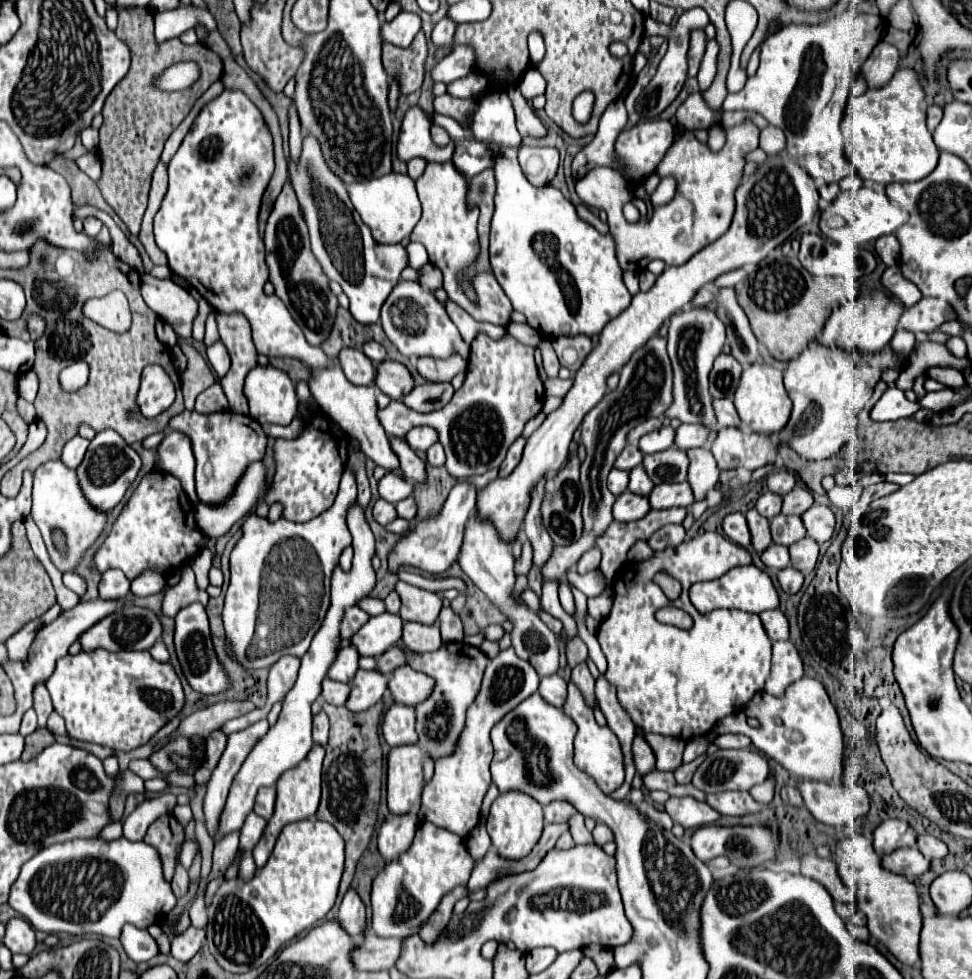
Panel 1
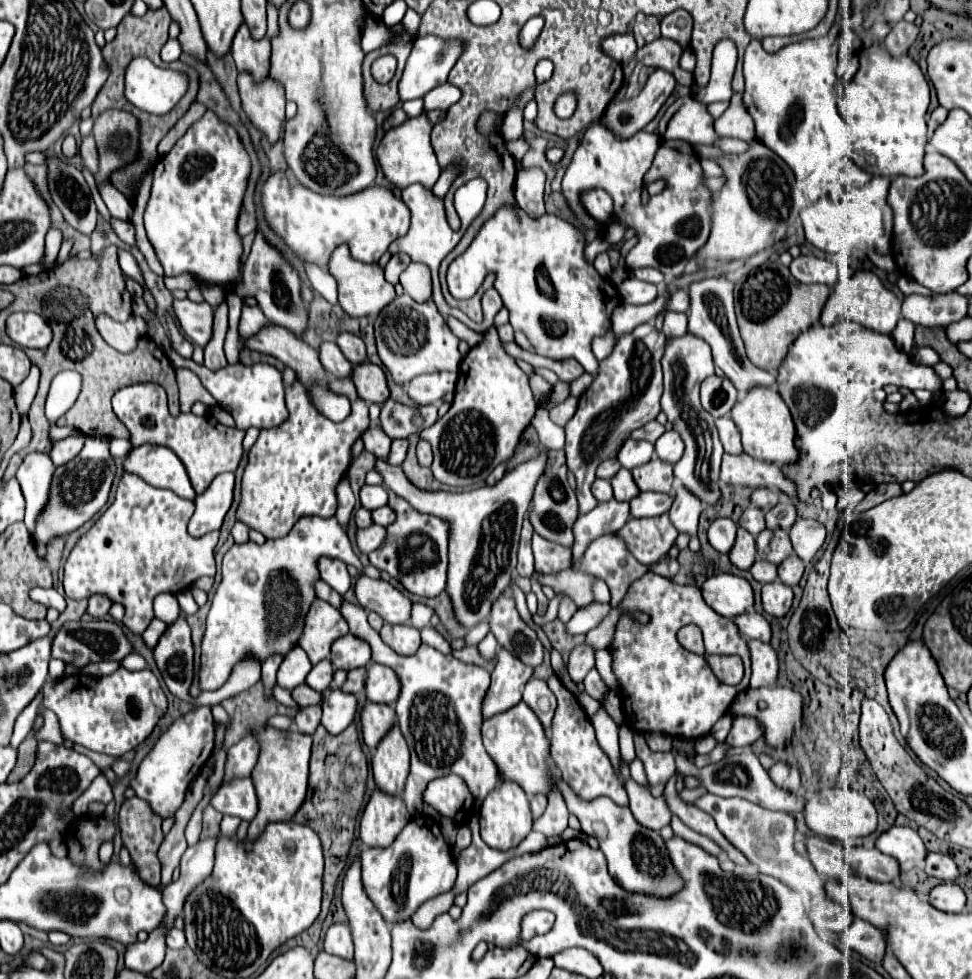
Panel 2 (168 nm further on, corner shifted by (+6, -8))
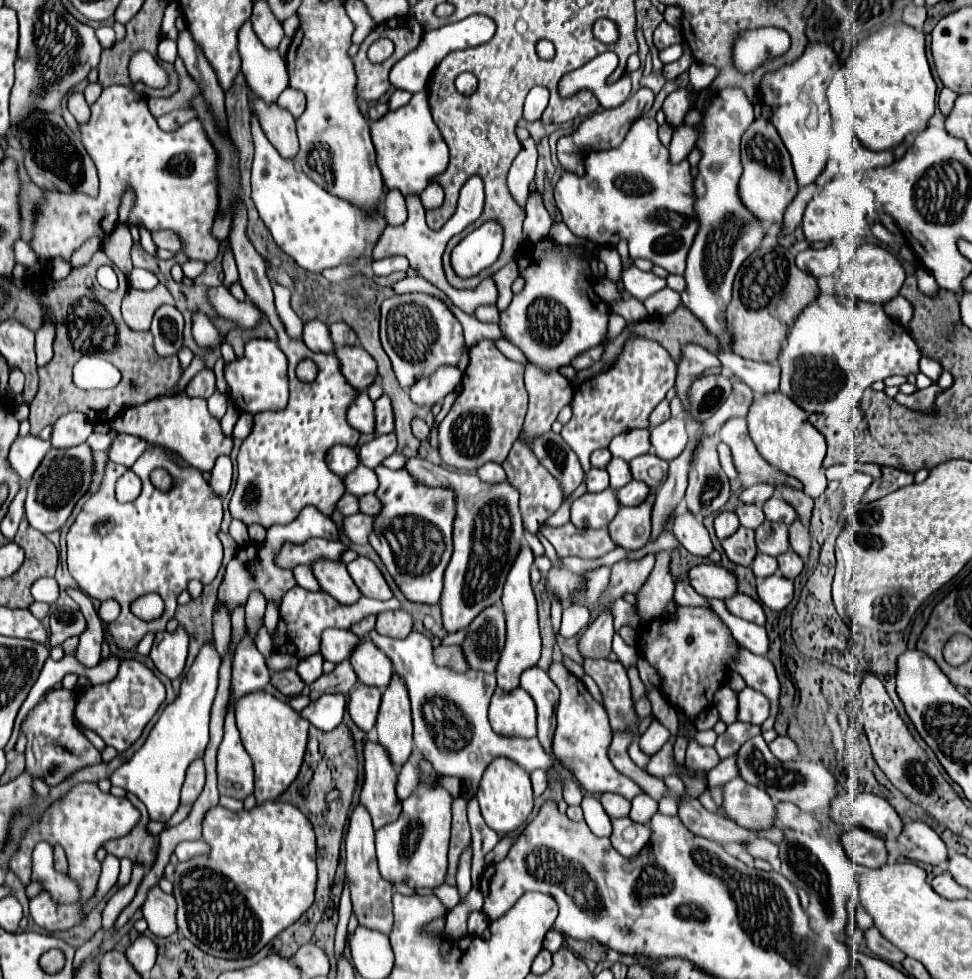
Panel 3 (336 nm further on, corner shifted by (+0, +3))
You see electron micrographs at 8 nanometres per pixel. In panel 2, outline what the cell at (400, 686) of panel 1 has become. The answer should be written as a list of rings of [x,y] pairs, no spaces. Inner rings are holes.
[[[370,661],[366,665],[366,697],[374,703],[394,703],[400,695],[400,681],[396,673],[384,665]]]

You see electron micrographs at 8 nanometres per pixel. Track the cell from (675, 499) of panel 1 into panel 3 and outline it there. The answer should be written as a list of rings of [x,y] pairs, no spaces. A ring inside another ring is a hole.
[[[632,480],[630,484],[618,490],[618,500],[622,506],[636,506],[636,504],[642,504],[650,494],[654,494],[654,490],[648,484]]]

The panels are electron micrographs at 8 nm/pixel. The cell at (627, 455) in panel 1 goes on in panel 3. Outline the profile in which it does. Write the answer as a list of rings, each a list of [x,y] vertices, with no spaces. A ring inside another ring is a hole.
[[[604,448],[604,450],[594,452],[594,454],[590,456],[590,462],[592,462],[592,466],[594,466],[594,468],[606,468],[606,464],[610,462],[610,458],[612,458],[612,454]]]

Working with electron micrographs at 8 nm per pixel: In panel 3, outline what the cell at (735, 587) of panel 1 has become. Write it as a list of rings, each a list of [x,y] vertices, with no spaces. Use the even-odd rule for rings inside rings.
[[[700,564],[688,572],[688,580],[700,596],[732,598],[738,594],[738,578],[720,564]]]

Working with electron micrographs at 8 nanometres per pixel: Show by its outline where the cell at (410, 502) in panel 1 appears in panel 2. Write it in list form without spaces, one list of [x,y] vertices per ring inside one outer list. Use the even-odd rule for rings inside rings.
[[[388,505],[372,511],[372,521],[374,521],[376,525],[382,525],[382,527],[386,527],[386,525],[388,525],[388,523],[392,523],[394,519],[396,519],[396,515],[394,515],[394,511],[392,511]]]

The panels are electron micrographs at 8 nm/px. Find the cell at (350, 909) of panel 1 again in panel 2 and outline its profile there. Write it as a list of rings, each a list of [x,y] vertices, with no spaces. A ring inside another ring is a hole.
[[[336,923],[328,929],[326,939],[324,939],[324,951],[342,959],[352,961],[354,955],[354,947],[352,947],[352,933],[348,931],[346,925]]]

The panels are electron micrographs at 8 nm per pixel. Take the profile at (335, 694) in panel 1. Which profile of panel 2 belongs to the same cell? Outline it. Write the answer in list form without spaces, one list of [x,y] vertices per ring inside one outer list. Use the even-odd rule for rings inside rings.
[[[298,685],[292,689],[292,699],[300,705],[300,707],[306,707],[306,705],[316,705],[316,703],[322,703],[324,697],[318,693],[318,691],[312,691],[308,685]]]

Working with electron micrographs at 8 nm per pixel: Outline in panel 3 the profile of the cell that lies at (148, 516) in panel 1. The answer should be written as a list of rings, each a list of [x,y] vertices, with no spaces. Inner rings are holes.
[[[154,448],[154,450],[146,452],[144,456],[140,456],[130,470],[142,480],[140,496],[134,502],[126,502],[126,504],[116,500],[116,480],[122,476],[124,466],[108,462],[106,478],[104,478],[100,490],[84,504],[80,516],[74,522],[74,526],[80,528],[78,540],[72,538],[72,528],[70,528],[70,538],[66,538],[68,540],[68,570],[70,570],[70,576],[76,580],[76,584],[80,586],[80,590],[84,590],[90,598],[96,598],[96,600],[114,598],[120,602],[122,612],[108,626],[108,632],[114,636],[116,644],[120,648],[126,648],[126,650],[136,648],[136,644],[142,640],[142,636],[146,632],[160,632],[166,628],[166,622],[174,616],[176,598],[182,590],[186,590],[190,580],[200,580],[202,584],[210,584],[222,566],[222,542],[218,540],[220,522],[222,522],[222,500],[218,500],[210,492],[210,486],[202,478],[200,470],[178,468],[160,448]],[[156,468],[164,468],[174,478],[174,484],[168,492],[158,490],[150,482],[150,474]],[[150,592],[156,592],[162,596],[164,614],[156,620],[146,622],[146,620],[140,620],[132,614],[130,604],[136,598],[150,594]]]

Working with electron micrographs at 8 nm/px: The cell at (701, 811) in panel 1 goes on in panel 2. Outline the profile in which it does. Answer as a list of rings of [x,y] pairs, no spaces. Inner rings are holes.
[[[672,777],[672,779],[666,783],[666,789],[664,789],[664,797],[666,797],[668,805],[670,805],[670,811],[672,811],[674,815],[678,815],[690,829],[694,829],[694,831],[698,831],[698,833],[702,833],[702,835],[708,835],[712,841],[716,841],[716,843],[730,855],[730,859],[734,859],[736,863],[746,863],[744,855],[742,855],[740,851],[736,853],[736,849],[734,849],[734,847],[726,841],[726,837],[718,831],[714,819],[712,819],[706,811],[698,809],[696,805],[686,805],[686,803],[678,797],[674,785],[676,785],[676,779]]]

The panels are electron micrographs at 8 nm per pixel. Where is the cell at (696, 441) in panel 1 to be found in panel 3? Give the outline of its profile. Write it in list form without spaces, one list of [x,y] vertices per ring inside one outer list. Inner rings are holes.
[[[668,418],[664,424],[652,428],[650,442],[652,442],[654,454],[664,460],[672,460],[672,458],[680,456],[682,450],[686,448],[686,442],[688,442],[684,420],[682,418]]]

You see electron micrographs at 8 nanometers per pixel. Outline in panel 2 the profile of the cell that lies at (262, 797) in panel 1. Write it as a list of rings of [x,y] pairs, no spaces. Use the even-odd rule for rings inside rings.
[[[238,777],[224,781],[212,799],[212,807],[222,815],[236,815],[244,821],[252,821],[258,811],[258,799],[250,777]]]

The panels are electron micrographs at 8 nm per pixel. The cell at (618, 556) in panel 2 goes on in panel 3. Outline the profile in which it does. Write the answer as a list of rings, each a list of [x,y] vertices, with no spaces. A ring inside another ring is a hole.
[[[654,498],[642,502],[640,506],[626,508],[622,506],[618,516],[608,524],[610,538],[616,546],[632,552],[646,546],[650,538],[650,510],[652,510]]]

